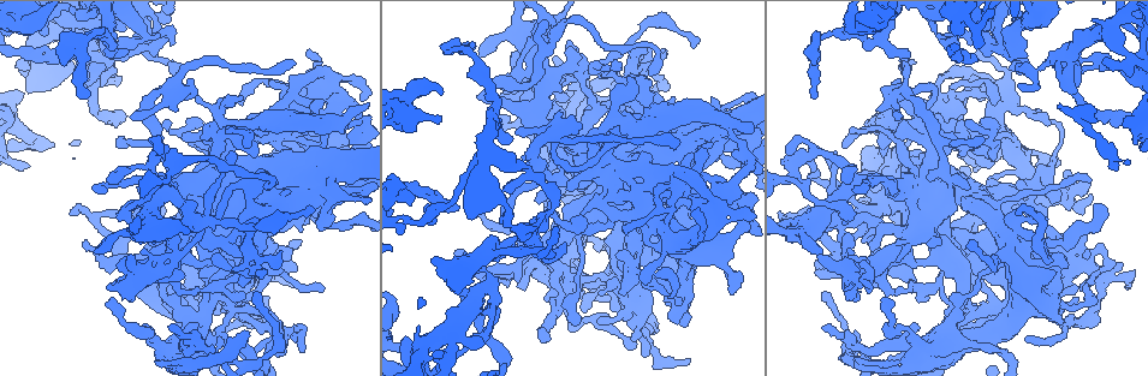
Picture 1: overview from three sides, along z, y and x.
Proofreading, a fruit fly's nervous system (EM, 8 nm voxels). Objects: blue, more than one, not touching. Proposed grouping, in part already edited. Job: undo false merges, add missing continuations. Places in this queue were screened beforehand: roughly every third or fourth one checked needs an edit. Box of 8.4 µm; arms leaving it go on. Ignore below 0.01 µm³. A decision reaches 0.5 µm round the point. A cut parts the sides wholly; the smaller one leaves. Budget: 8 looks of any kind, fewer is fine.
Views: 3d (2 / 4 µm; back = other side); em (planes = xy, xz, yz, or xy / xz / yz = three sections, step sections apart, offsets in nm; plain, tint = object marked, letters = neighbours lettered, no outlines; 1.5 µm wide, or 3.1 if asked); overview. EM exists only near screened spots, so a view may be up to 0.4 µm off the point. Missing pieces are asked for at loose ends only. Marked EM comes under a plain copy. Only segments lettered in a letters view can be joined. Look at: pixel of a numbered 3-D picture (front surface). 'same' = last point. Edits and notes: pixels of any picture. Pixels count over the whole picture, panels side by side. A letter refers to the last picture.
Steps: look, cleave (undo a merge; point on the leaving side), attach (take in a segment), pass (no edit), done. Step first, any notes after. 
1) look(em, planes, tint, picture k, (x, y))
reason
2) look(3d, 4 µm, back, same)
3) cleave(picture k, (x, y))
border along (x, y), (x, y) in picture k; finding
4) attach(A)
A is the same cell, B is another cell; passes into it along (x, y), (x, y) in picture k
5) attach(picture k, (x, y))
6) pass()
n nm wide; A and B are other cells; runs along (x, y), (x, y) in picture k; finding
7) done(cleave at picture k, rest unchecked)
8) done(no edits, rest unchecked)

look(3d, 4 µm, back, picture 1, (1085, 304))
sharp bend

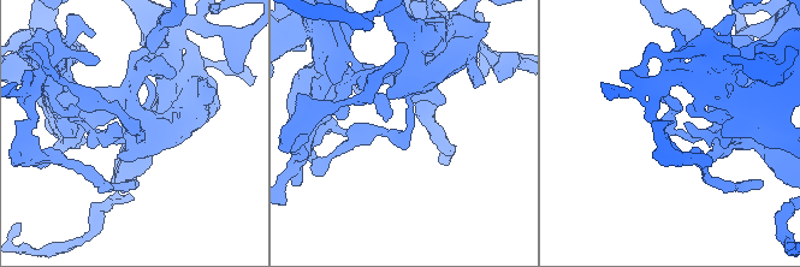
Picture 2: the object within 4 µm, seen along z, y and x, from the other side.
look(em, xy, step 4, tint, picture 2, (135, 131))

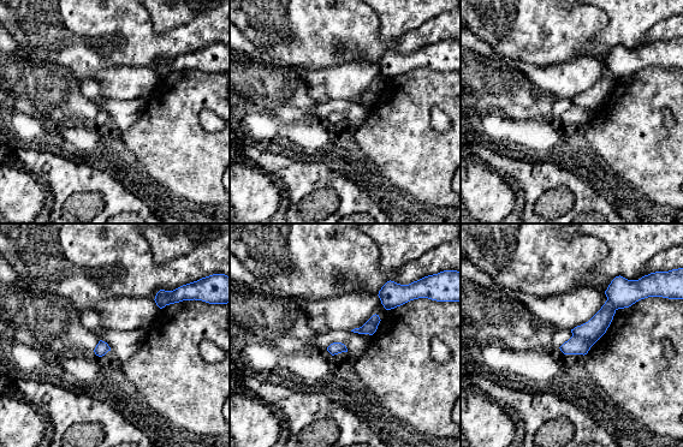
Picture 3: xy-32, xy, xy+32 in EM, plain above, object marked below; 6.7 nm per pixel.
look(em, planes, letters, same)
cut it another way

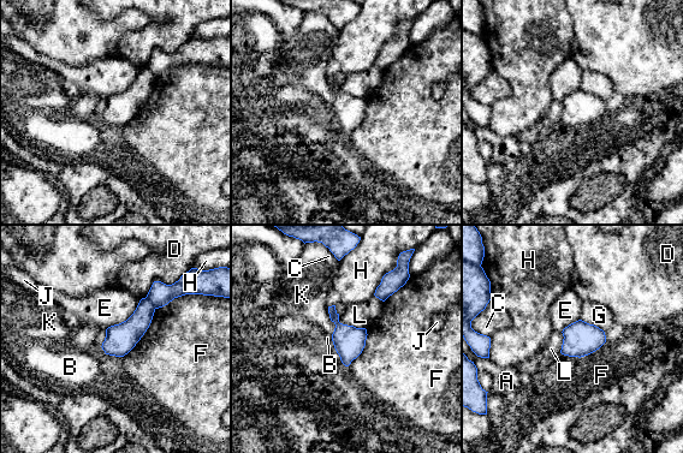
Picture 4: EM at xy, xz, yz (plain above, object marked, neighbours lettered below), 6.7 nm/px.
pass()
200 nm wide; A, B, C, D, E, F, G, H, J, K and L are other cells; runs along (154, 287), (142, 317), (108, 351) in picture 4; one neuron here

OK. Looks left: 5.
look(em, planes, letters, picture 1, (965, 131))
touches itself

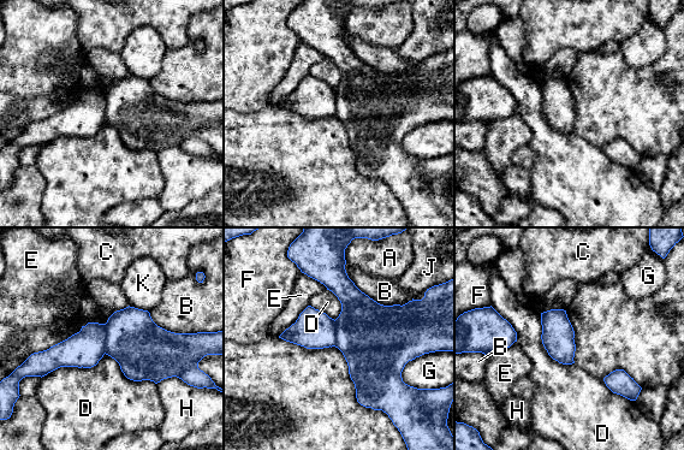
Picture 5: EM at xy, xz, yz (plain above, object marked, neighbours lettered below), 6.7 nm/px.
pass()
A, B, C, D, E, F, G, H, J and K are other cells; border along (540, 314), (546, 351), (574, 363) in picture 5; one neuron here

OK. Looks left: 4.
look(em, planes, tint, picture 1, (1069, 196))
closes a loop

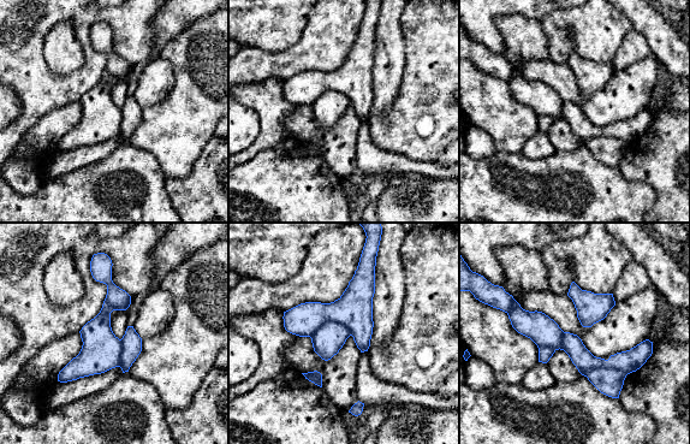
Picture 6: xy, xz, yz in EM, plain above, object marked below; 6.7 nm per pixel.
look(em, planes, letters, same)

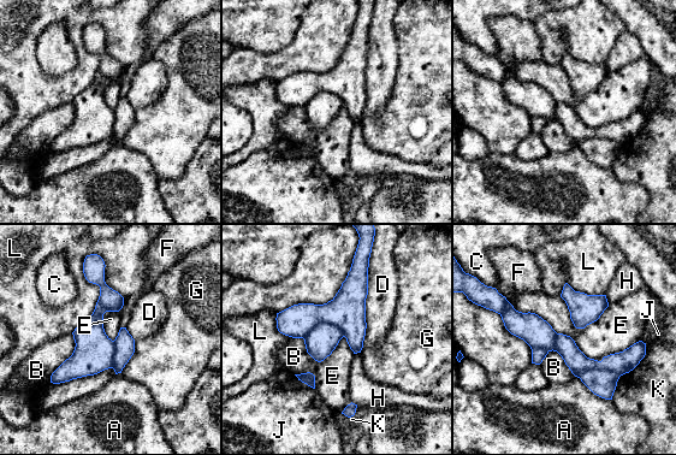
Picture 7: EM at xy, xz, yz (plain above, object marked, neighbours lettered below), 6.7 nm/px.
pass()
170 nm wide; A, B, C, D, E, F, G, H, J, K and L are other cells; border along (508, 301), (589, 358), (640, 341) in picture 7; all the same neuron

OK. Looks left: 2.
look(em, xz, step 4, tint, picture 1, (939, 238))
branch stops here

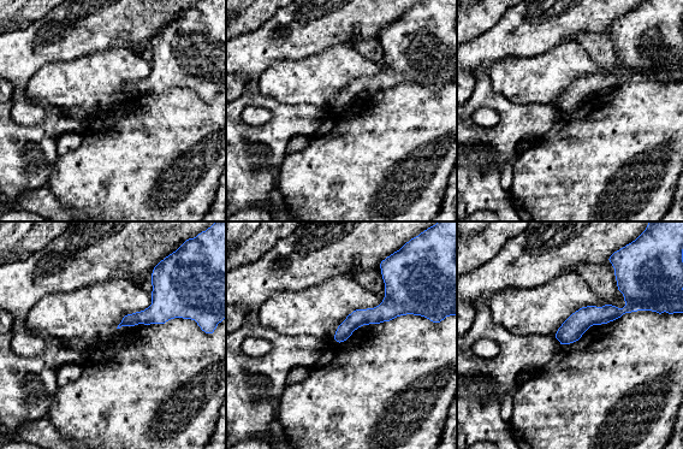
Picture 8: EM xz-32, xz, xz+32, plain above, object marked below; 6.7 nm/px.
look(em, planes, letters, same)

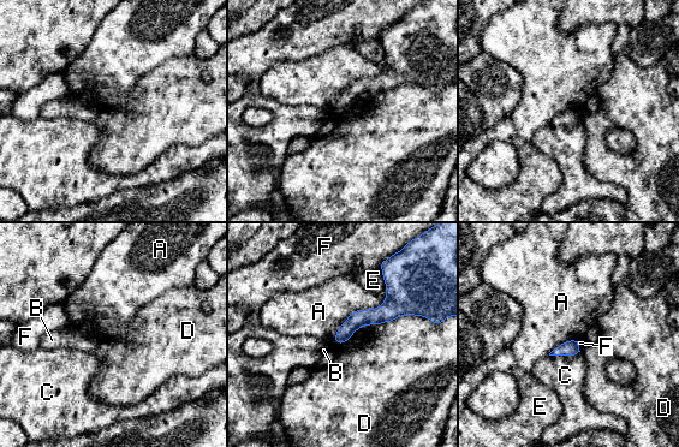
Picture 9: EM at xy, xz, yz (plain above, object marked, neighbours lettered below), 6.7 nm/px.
pass()
A, B, C, D, E and F are other cells; border along (383, 301), (355, 310), (334, 339) in picture 9; no lettered segment goes on from it

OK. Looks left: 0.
done(no edits, rest unchecked)

